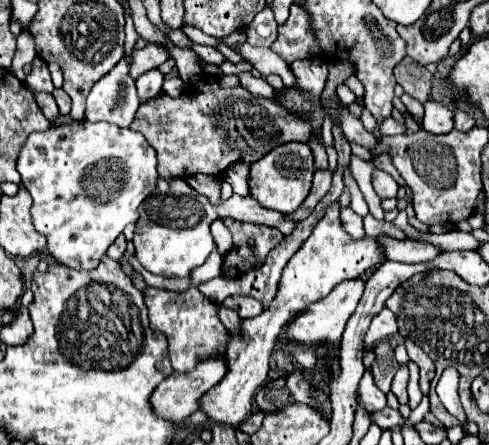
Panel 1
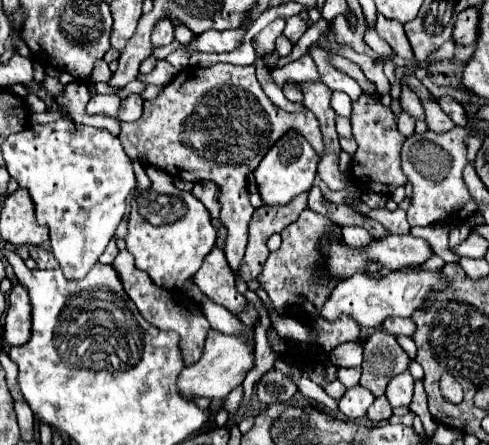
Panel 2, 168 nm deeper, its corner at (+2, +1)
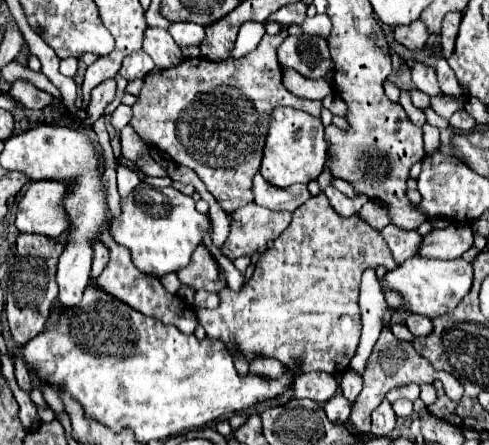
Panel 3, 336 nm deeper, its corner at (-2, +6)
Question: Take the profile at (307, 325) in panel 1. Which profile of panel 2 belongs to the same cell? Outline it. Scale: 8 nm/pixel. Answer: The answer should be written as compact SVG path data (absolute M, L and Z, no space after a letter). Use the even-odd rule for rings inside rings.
M392 271L380 279L368 277L364 273L356 273L348 279L344 279L344 283L340 281L338 287L332 289L332 295L328 297L328 301L322 307L322 319L336 321L340 315L348 315L360 325L360 329L374 329L374 327L380 327L380 323L386 317L410 317L414 313L414 309L418 309L422 305L422 301L430 293L430 289L442 289L444 283L446 281L438 271L434 271L434 273Z

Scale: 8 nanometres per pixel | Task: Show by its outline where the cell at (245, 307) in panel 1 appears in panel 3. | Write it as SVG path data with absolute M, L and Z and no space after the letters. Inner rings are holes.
M202 244L192 254L192 262L188 266L184 266L184 270L176 270L176 276L182 284L192 286L194 290L220 292L222 288L226 288L224 270L218 266L218 262L208 252L210 250Z

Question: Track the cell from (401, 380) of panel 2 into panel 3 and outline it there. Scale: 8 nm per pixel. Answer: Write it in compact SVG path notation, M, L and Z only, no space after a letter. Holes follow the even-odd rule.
M406 384L406 386L398 386L398 388L392 388L388 394L386 394L386 400L388 402L394 402L398 398L408 398L408 400L416 400L420 396L420 386L418 384Z

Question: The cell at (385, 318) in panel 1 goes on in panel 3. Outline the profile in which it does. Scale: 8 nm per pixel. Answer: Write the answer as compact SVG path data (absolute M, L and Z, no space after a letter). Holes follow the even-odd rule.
M410 314L406 318L406 326L414 336L428 336L432 332L432 320L420 318L420 314Z

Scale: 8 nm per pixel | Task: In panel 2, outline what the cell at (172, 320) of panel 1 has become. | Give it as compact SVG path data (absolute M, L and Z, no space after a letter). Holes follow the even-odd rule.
M122 249L118 253L118 257L114 259L112 265L120 273L126 293L136 303L136 307L144 315L144 319L148 323L152 323L154 327L158 327L158 329L172 329L172 331L176 331L180 335L180 353L182 353L184 363L186 365L196 363L200 359L200 355L202 355L204 339L206 339L206 335L210 331L210 323L208 323L202 307L196 301L184 297L178 291L168 291L168 289L156 287L152 283L152 279L148 279L148 273L146 271L140 271L140 269L134 267L134 259L132 259L132 255L126 249Z

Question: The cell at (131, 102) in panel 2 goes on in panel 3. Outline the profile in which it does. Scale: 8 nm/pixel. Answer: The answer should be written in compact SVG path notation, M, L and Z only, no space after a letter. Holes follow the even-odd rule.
M120 104L112 114L110 114L110 124L116 132L120 132L128 122L132 120L132 108L130 106L124 106Z

